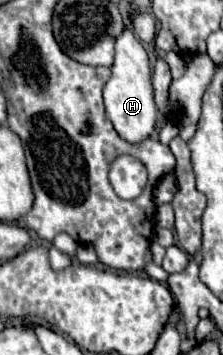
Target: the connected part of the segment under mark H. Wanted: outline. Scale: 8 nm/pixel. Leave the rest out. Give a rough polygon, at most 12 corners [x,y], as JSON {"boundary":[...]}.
{"boundary":[[128,26],[114,40],[106,116],[136,144],[154,132],[148,54]]}

